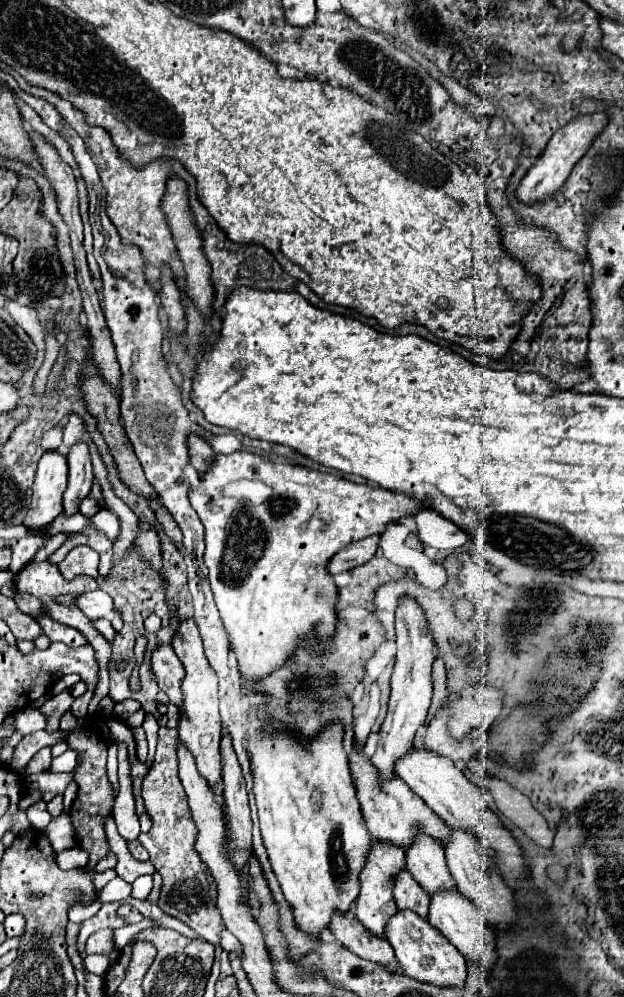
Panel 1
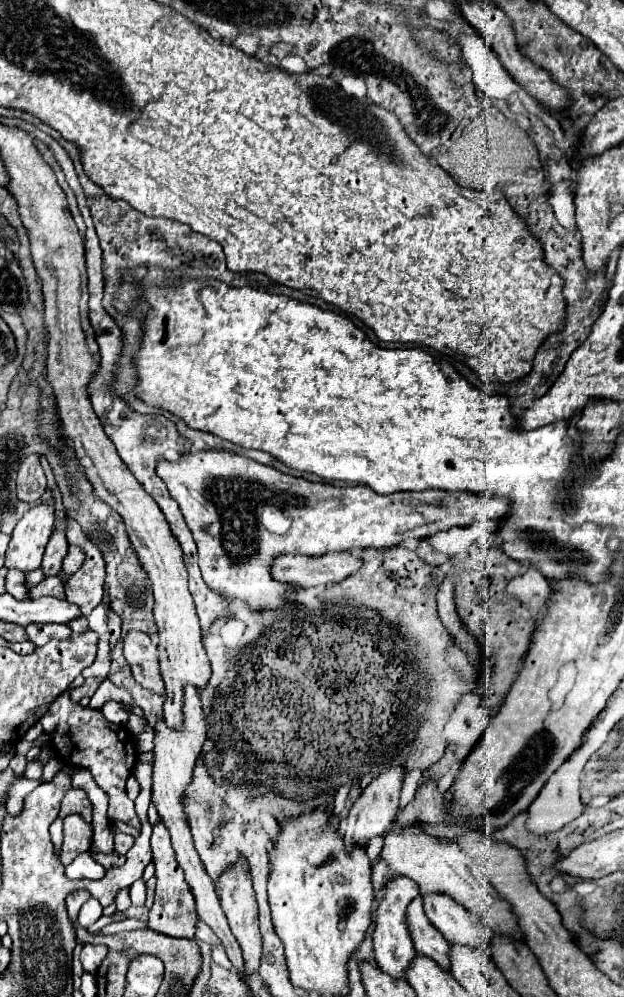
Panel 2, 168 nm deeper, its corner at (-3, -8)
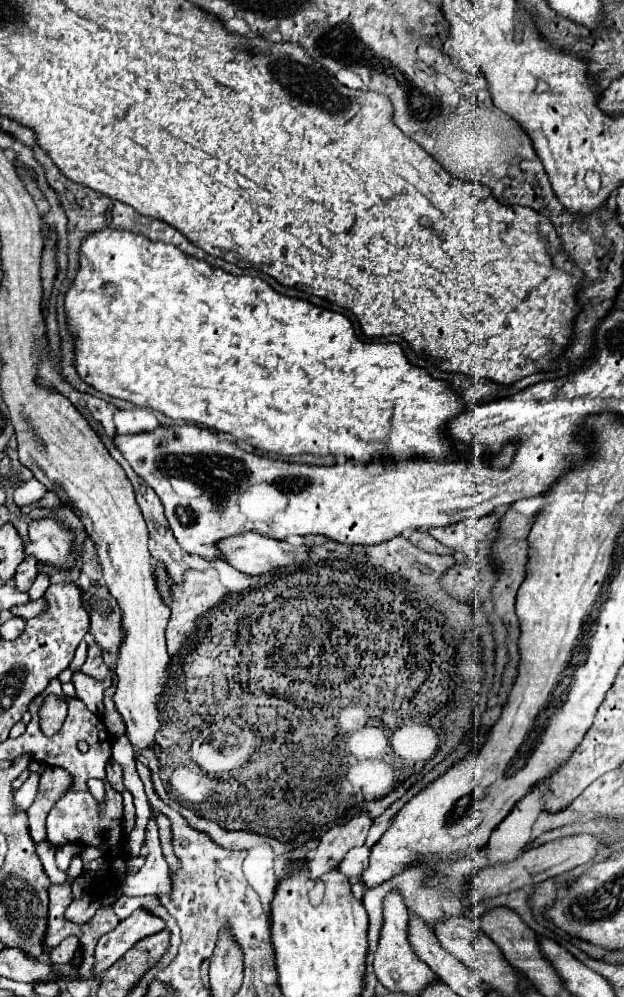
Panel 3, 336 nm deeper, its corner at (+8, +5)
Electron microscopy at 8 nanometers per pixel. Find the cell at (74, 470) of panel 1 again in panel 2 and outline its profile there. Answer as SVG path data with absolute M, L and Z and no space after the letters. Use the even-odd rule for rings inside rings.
M64 516L60 528L52 534L46 552L44 552L44 560L42 560L42 572L44 576L56 576L62 568L62 560L68 552L68 540L66 540L66 524L68 524L68 516Z

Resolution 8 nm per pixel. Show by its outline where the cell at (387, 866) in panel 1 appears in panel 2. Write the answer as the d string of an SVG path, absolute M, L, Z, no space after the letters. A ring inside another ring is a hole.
M396 876L386 888L386 896L378 906L376 930L374 930L374 958L378 966L396 980L406 980L406 970L414 960L414 944L406 926L406 908L418 896L418 886L410 878Z

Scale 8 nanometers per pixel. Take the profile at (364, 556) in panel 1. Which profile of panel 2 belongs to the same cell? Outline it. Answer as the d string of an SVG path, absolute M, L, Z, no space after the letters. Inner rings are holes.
M330 552L322 556L278 554L272 562L272 578L296 588L328 586L354 574L360 564L362 560L348 552Z

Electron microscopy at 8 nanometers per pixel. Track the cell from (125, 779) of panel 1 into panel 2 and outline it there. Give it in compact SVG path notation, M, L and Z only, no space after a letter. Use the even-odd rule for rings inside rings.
M116 834L116 836L114 836L114 850L116 850L118 854L126 854L132 844L134 844L134 838L128 836L128 834Z

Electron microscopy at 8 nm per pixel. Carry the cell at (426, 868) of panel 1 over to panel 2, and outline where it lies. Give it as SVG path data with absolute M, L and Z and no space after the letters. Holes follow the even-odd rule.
M428 894L424 896L424 910L428 920L450 944L478 948L484 950L488 958L492 958L490 936L486 932L480 932L480 926L476 928L468 912L462 906L458 906L452 898L444 894Z

